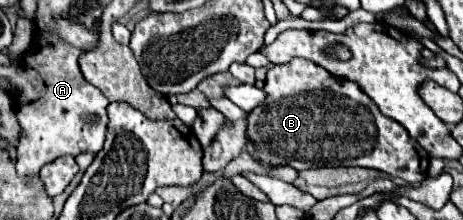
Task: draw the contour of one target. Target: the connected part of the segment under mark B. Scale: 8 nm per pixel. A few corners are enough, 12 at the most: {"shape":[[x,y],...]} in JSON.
{"shape":[[293,58],[249,114],[257,156],[297,170],[429,156],[353,80]]}

